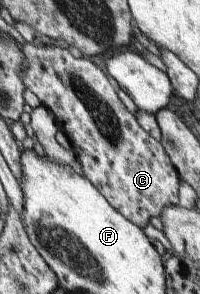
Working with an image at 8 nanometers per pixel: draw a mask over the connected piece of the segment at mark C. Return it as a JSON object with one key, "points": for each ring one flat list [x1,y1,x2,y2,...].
{"points":[[16,44,28,64,26,72,21,76,23,83,36,94,42,105,55,114,59,130,62,130,71,142,72,151,82,167,82,174,100,191,110,206,143,229,152,216,160,216,162,209,168,205,179,204,179,172,162,148,160,140,152,138,138,124,135,114,126,109,108,76,94,62,83,57,75,58,68,49,58,46]]}

